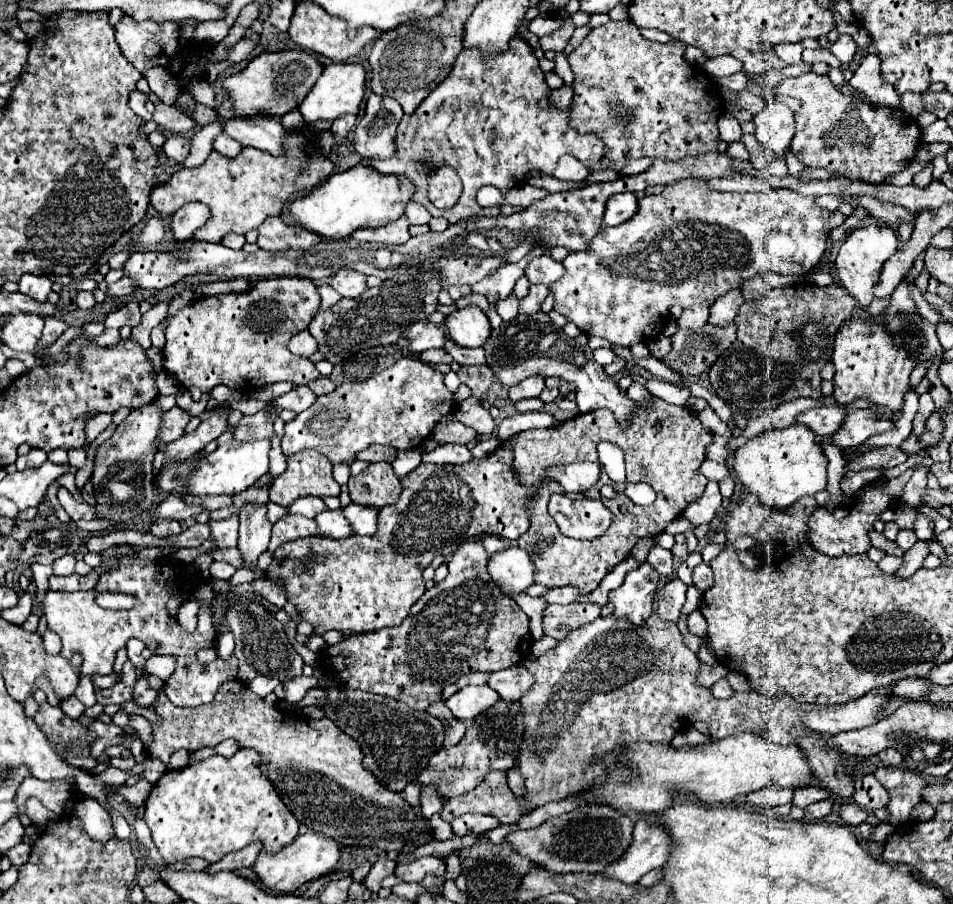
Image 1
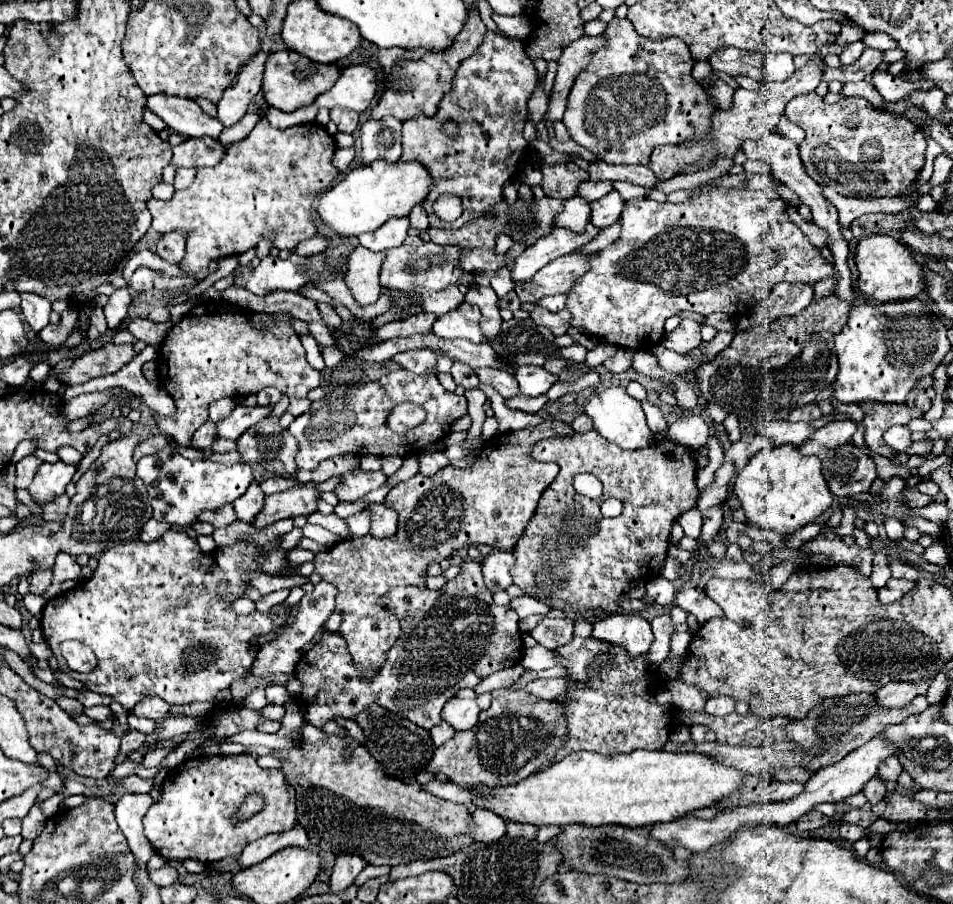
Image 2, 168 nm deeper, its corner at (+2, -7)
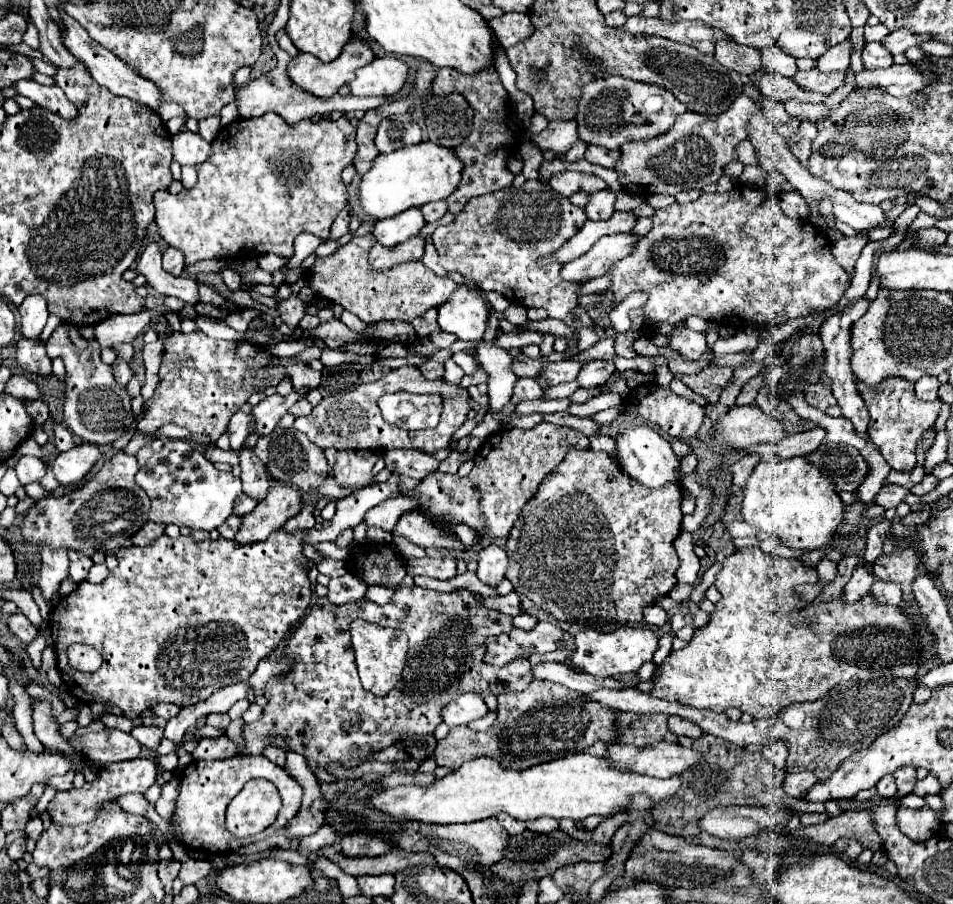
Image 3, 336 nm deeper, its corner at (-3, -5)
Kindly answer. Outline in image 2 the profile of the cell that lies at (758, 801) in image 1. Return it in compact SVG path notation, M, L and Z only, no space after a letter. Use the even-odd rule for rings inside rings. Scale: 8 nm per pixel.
M772 780L768 784L768 800L774 800L774 802L780 802L780 800L790 800L794 796L798 796L802 792L802 784L800 782L778 782L778 780Z

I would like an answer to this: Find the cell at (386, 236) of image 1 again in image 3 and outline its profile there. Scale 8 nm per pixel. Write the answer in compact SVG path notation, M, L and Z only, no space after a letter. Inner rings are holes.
M409 208L409 210L401 212L399 216L375 222L373 236L381 246L397 246L397 244L417 236L417 232L423 224L425 222L423 222L421 210L419 208Z

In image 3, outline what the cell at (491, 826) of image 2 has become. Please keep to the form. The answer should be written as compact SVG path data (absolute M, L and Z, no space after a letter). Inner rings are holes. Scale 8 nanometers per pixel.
M505 812L497 814L495 818L501 822L501 826L503 826L511 836L515 836L515 834L523 834L523 832L525 832L525 822L519 822L517 818L513 818L513 816L505 814Z

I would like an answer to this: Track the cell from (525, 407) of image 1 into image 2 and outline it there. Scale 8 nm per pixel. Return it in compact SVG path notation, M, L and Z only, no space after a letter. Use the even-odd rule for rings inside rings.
M514 396L514 398L506 398L506 406L512 408L512 410L520 410L520 412L526 412L526 414L536 414L540 412L544 406L548 404L548 396L534 396L534 398L528 398L528 396Z

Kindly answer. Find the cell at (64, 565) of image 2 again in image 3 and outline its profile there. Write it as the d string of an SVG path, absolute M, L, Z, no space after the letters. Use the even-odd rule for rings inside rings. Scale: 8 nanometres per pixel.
M69 550L69 560L71 560L71 570L69 570L71 580L75 580L75 582L85 580L89 568L93 566L91 558L85 556L85 554L79 554L79 552L75 552L75 550Z

